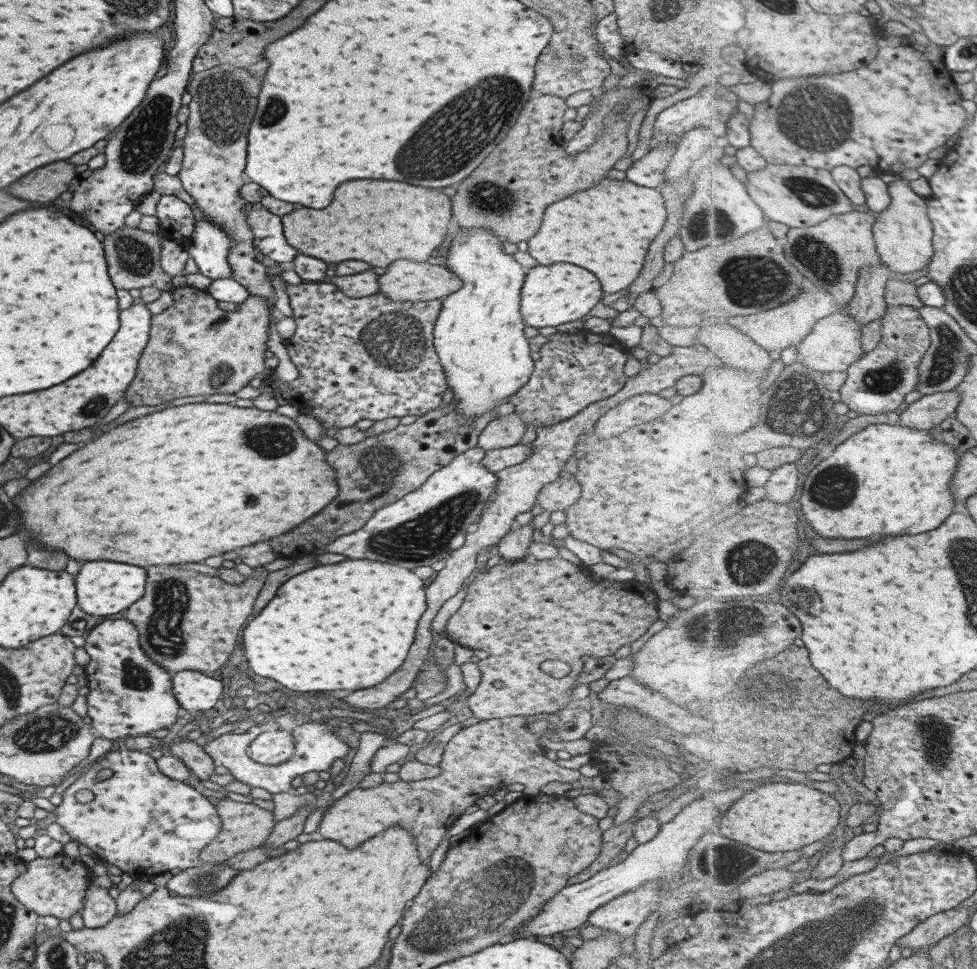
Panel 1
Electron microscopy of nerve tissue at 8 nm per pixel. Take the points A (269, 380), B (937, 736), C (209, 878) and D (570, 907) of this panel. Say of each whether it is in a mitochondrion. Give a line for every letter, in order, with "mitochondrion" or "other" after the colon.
A: other
B: mitochondrion
C: mitochondrion
D: other

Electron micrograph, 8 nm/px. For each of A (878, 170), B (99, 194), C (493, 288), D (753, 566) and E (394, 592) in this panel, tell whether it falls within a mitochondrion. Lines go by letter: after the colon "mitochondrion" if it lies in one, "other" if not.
A: other
B: other
C: other
D: mitochondrion
E: other

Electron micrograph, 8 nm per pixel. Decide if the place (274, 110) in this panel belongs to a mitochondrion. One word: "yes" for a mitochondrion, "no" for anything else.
yes

